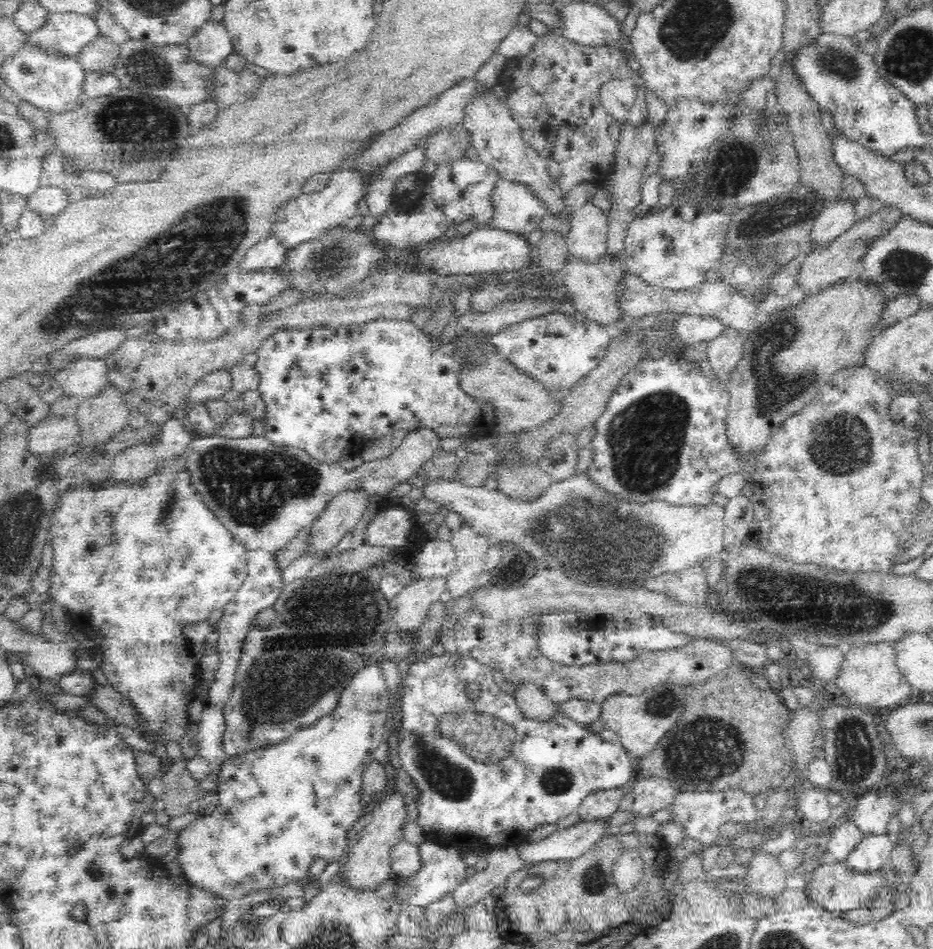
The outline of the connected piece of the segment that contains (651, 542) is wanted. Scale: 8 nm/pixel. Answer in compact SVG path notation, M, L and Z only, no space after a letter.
M589 471L574 473L570 478L561 481L553 481L553 483L543 492L541 497L536 500L519 501L518 499L511 499L510 497L503 495L498 489L486 490L482 485L480 486L466 486L460 481L450 480L426 480L422 487L422 496L426 500L433 500L441 504L443 511L454 512L457 518L466 525L470 525L480 536L494 537L501 540L502 544L509 544L515 548L515 551L527 551L534 560L544 560L548 562L548 568L560 569L564 575L568 578L576 578L580 582L586 582L592 586L601 587L619 587L622 588L634 588L640 587L646 579L652 576L658 576L664 572L683 572L684 570L700 564L703 560L711 559L714 556L722 555L725 533L725 505L721 505L717 501L712 500L708 504L672 504L669 500L626 500L624 496L618 496L617 493L610 492L608 488L605 488L601 481L594 480L593 476L589 475Z

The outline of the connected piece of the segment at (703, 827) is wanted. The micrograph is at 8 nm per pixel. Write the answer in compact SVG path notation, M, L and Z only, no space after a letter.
M728 787L720 792L711 788L708 790L700 790L699 788L694 792L682 794L678 798L678 802L672 804L672 808L676 812L676 822L682 822L686 826L690 838L714 844L717 840L718 830L724 822L745 822L752 826L754 822L761 819L761 812L756 807L756 799L740 788Z

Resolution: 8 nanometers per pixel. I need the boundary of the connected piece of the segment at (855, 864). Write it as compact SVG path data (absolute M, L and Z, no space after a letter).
M868 834L860 844L844 858L848 868L869 872L883 868L890 860L894 848L894 835Z

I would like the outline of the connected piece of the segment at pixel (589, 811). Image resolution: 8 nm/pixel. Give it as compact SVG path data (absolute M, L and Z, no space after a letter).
M618 786L618 788L606 788L596 790L579 805L577 813L584 820L596 820L604 816L612 816L618 812L624 794L627 794L630 786Z

